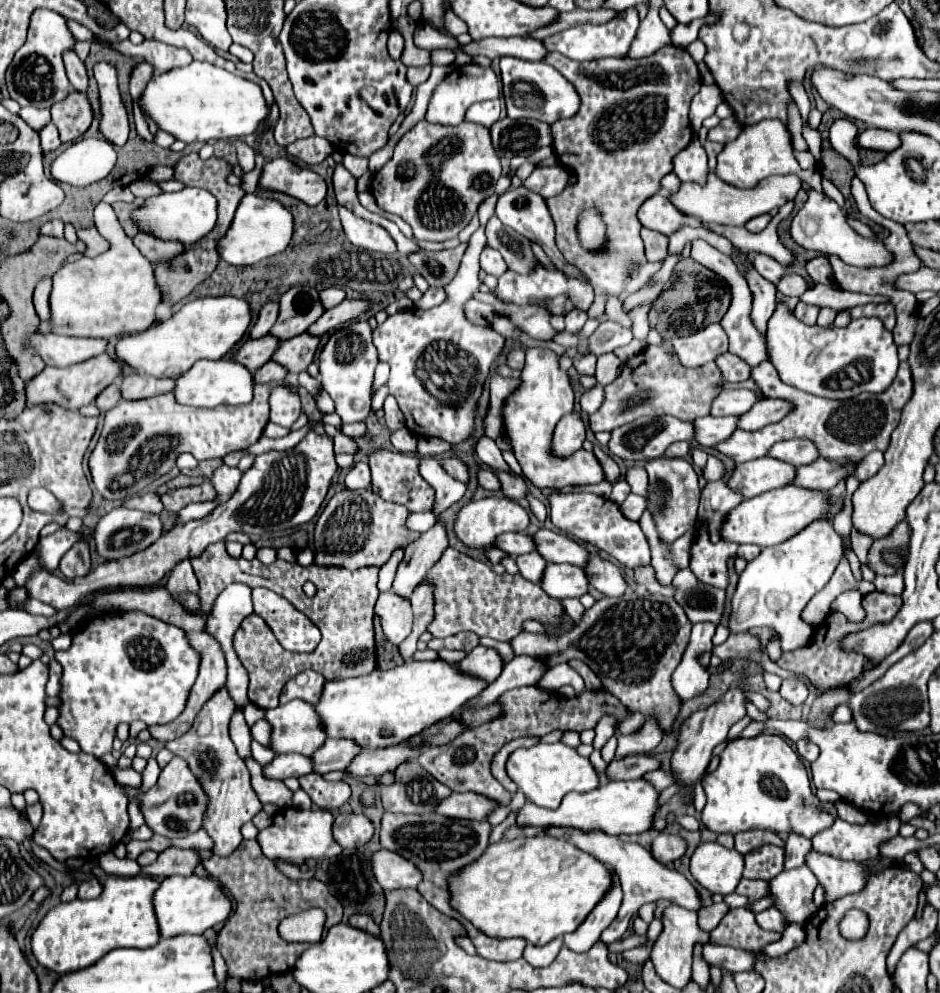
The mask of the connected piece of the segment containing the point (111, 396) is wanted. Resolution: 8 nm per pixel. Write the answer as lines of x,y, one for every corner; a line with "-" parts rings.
112,383
112,385
108,385
108,387
96,397
94,405
96,405
102,413
106,413
106,411
112,409
118,401
120,401
120,389
118,389
116,383

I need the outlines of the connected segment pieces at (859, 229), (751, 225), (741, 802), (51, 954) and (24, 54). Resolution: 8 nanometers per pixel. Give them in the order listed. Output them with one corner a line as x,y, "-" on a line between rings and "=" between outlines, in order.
846,217
848,219
848,225
858,233
858,235
864,235
866,239
876,239
876,235
872,233
872,229
866,225
866,223
862,223
862,221
858,221
858,219
852,219
852,217
=
768,213
758,215
758,217
754,217
754,219
750,219
750,221
746,223
746,229
752,231
752,233
758,233
758,231
762,231
762,229
770,223
770,219
772,219
772,215
768,215
=
758,735
752,739
734,739
726,745
726,749
720,755
720,765
716,771
706,773
702,779
702,787
706,793
706,807
702,811
702,823
708,831
714,833
738,833
738,831
750,831
750,829
768,829
774,833
796,833
804,835
806,839
812,839
816,833
828,829
838,813
834,809
834,803
820,801
810,791
810,781
806,767
798,753
788,745
788,741
780,735
=
96,871
104,891
96,899
74,899
52,907
32,933
32,953
36,961
54,973
70,973
96,963
102,955
118,947
146,949
160,941
160,931
152,907
152,895
158,881
152,877
110,877
=
38,9
32,15
30,21
30,29
28,29
28,39
26,43
16,51
8,71
6,71
6,83
8,83
8,93
14,101
18,101
20,105
26,103
38,103
42,107
50,107
52,103
64,101
72,87
70,81
66,77
64,71
64,51
68,51
68,47
74,47
76,39
72,35
72,31
68,29
68,23
64,17
60,17
58,13
52,13
48,9

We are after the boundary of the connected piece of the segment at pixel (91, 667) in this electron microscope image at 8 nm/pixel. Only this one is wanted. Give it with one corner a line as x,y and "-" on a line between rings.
110,611
92,617
74,633
70,649
56,651
54,659
62,665
58,695
60,715
56,725
66,737
78,741
84,753
94,755
96,759
113,751
116,727
120,723
144,721
146,725
152,725
176,719
184,709
188,689
196,681
200,661
198,653
188,645
182,629
140,611

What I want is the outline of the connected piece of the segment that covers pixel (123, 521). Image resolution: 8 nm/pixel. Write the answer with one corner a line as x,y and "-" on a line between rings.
116,507
108,515
104,515
100,519
100,523
96,525
96,529
94,529
94,551
108,561
110,559
122,559
122,557
128,557
136,551
146,549
160,535
162,535
162,523
160,523
158,515

